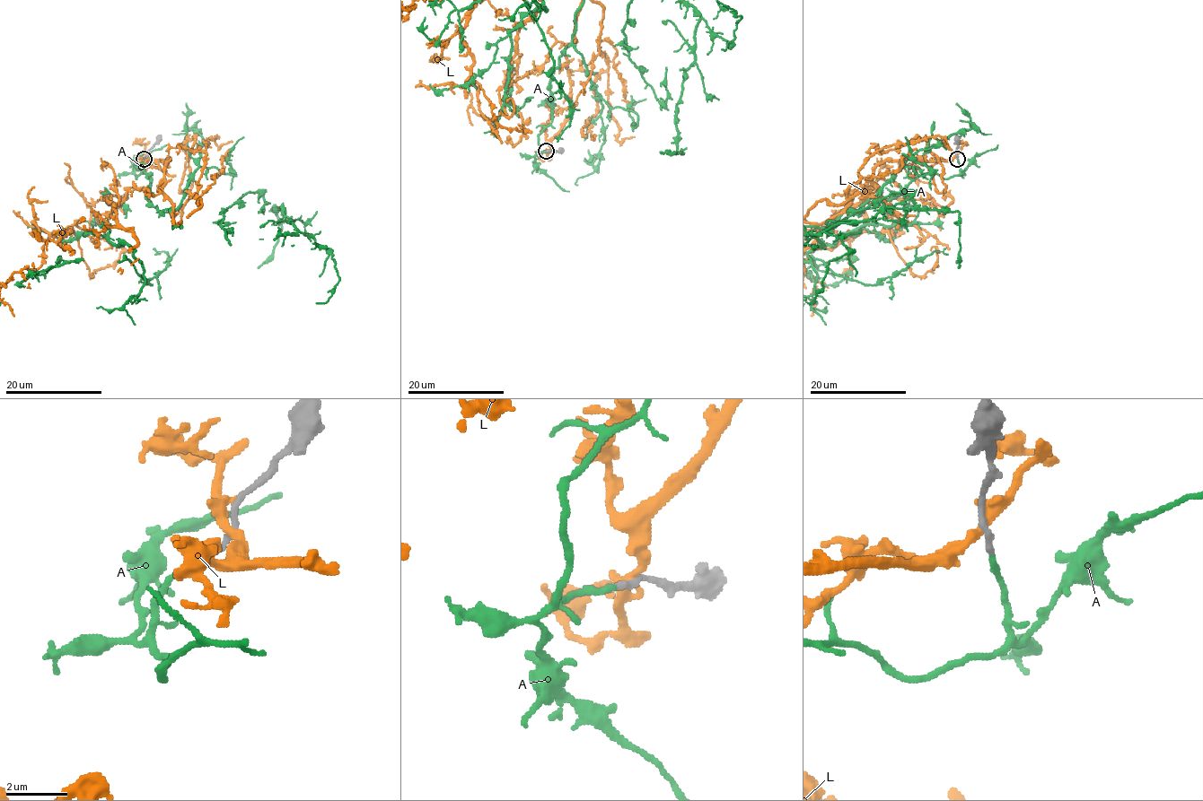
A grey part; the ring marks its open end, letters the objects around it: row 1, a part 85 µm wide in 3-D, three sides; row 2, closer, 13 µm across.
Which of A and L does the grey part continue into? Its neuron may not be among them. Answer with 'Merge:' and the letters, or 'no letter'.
Merge: A

